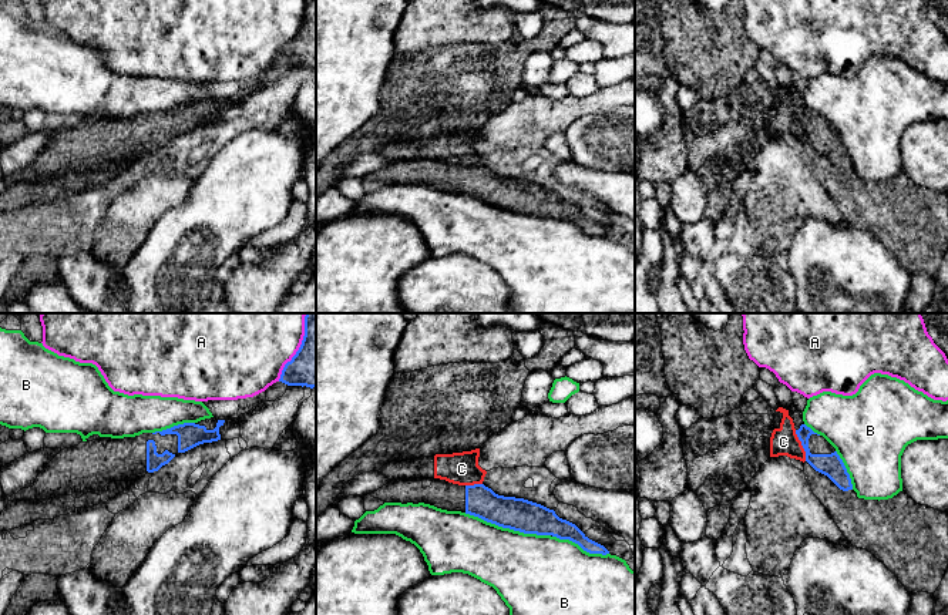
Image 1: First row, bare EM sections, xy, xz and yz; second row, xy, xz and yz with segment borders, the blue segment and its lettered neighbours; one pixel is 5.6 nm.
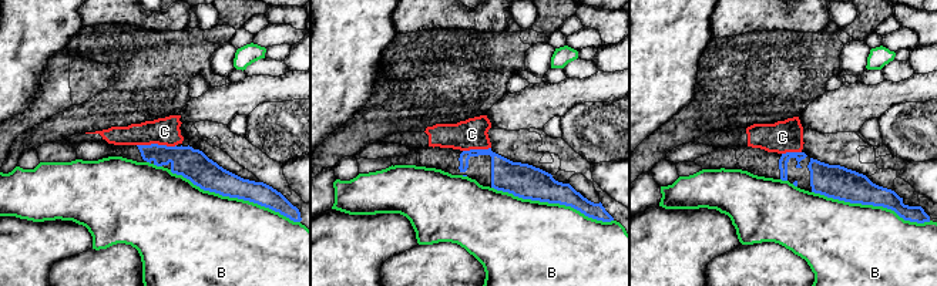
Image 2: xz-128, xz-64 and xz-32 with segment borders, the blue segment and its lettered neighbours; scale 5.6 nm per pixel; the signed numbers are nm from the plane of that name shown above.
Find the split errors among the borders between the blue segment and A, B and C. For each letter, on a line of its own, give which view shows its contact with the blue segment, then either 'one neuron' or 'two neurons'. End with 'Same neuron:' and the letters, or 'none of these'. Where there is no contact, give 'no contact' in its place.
A: contact in xy; two neurons
B: contact in xz; two neurons
C: contact in yz; two neurons
Same neuron: none of these

